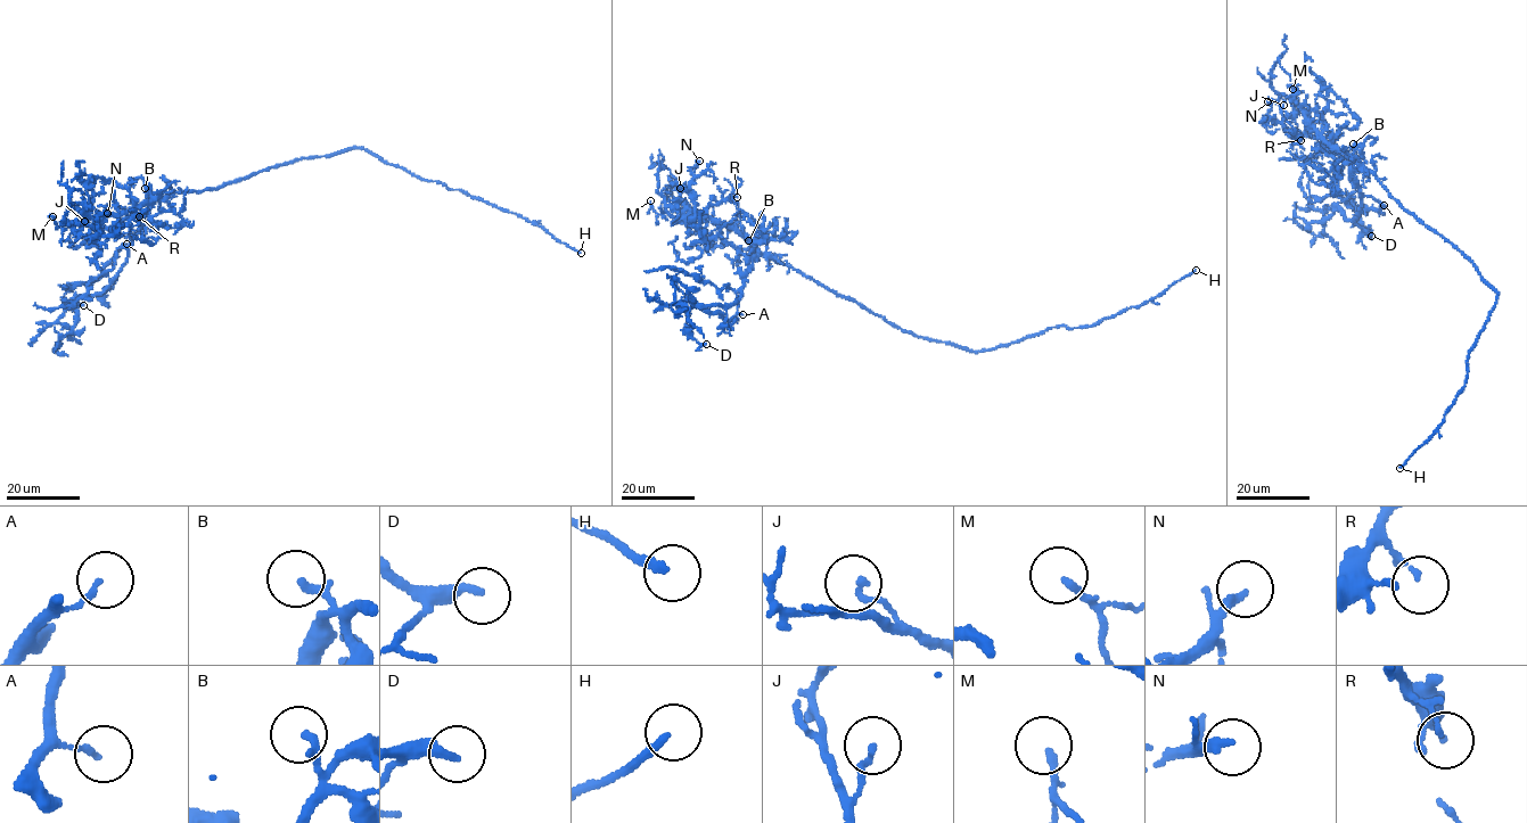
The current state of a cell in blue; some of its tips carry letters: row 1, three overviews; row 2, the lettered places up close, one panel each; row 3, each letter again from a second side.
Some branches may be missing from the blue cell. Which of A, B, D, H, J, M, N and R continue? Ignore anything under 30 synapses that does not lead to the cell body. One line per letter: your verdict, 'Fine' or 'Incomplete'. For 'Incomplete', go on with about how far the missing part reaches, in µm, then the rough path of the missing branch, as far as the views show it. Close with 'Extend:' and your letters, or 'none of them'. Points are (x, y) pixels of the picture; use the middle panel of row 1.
A: Fine
B: Fine
D: Incomplete. Missing length about 9 µm
H: Incomplete. Missing length about 15 µm. Course of what is missing: (1196, 270), (1201, 257), (1223, 252)
J: Fine
M: Fine
N: Fine
R: Fine
Extend: D, H

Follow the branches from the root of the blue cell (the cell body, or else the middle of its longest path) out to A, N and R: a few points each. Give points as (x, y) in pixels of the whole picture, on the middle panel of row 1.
A: (868, 311), (790, 266), (760, 255), (756, 260), (752, 258), (753, 266), (737, 293), (738, 312), (743, 314)
N: (868, 311), (768, 257), (731, 228), (702, 214), (691, 220), (690, 170), (699, 161)
R: (868, 311), (796, 270), (768, 257), (731, 228), (697, 213), (691, 220), (732, 194), (737, 197)

